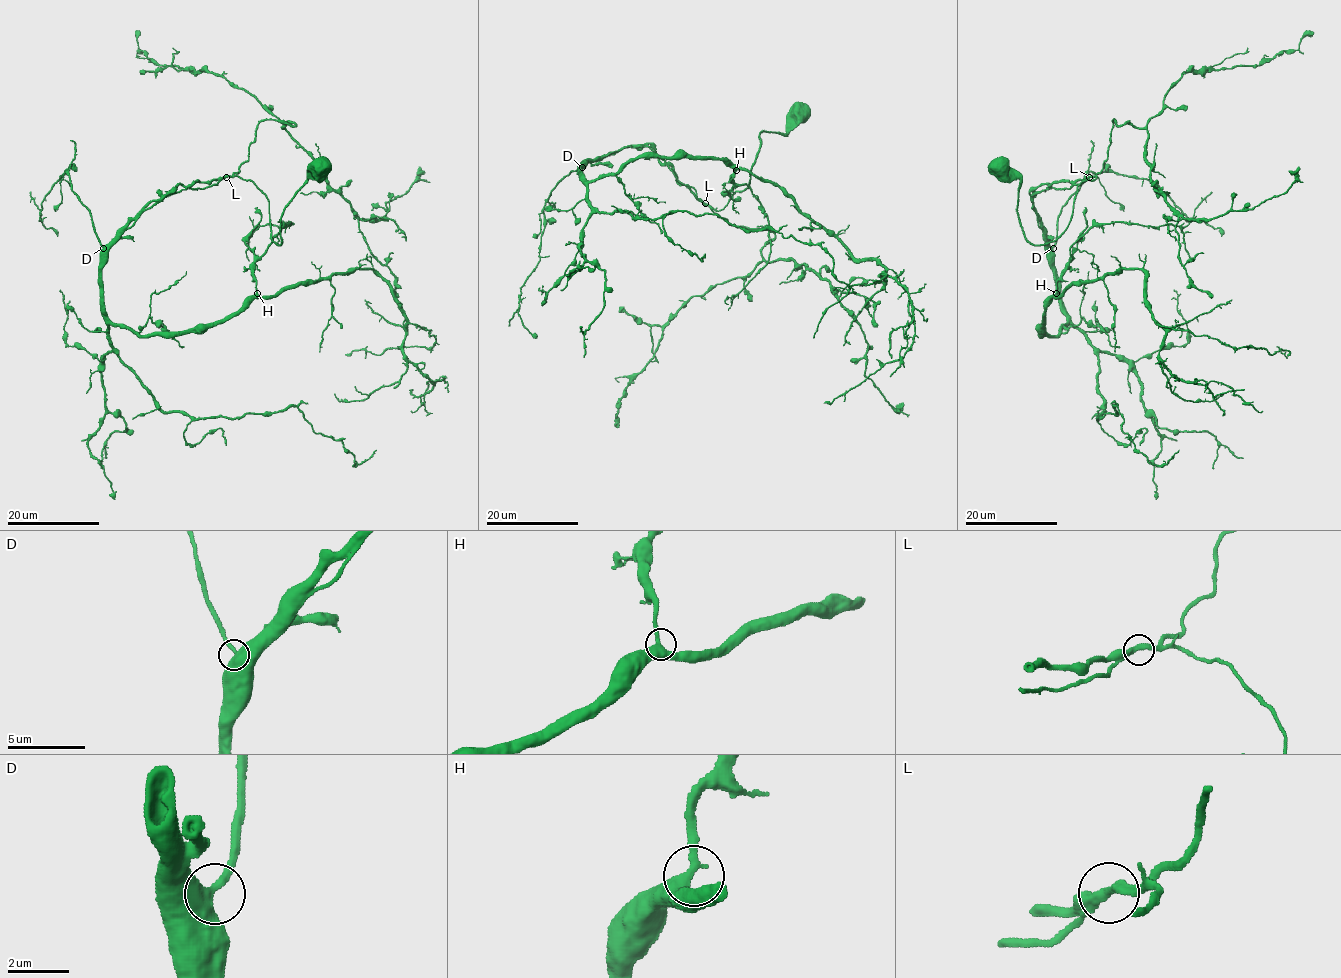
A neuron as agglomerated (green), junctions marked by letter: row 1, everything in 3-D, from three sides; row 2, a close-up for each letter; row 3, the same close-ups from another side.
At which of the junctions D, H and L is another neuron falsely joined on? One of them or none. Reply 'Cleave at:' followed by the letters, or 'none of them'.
Cleave at: none of them

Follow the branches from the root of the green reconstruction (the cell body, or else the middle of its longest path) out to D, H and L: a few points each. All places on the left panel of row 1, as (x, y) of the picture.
D: (320, 168), (284, 210), (280, 244), (271, 237), (269, 201), (256, 185), (221, 176), (151, 201), (103, 248)
H: (320, 168), (280, 244), (256, 185), (221, 176), (153, 199), (101, 268), (103, 312), (140, 335), (257, 293)
L: (320, 168), (317, 166), (311, 172), (284, 210), (280, 244), (271, 237), (268, 198), (253, 181), (226, 176)

